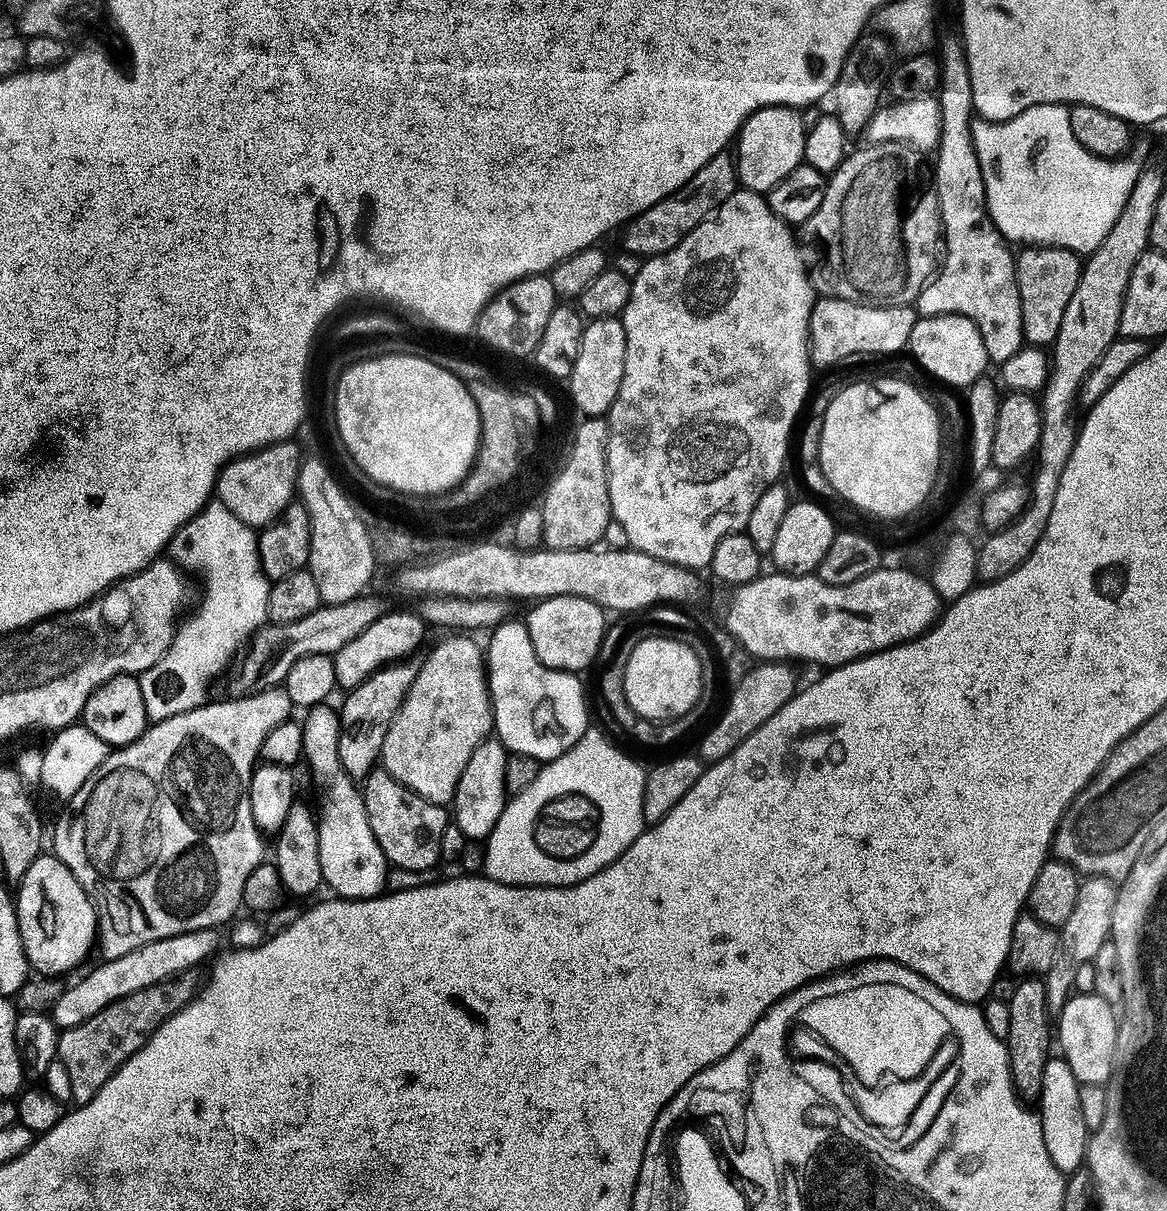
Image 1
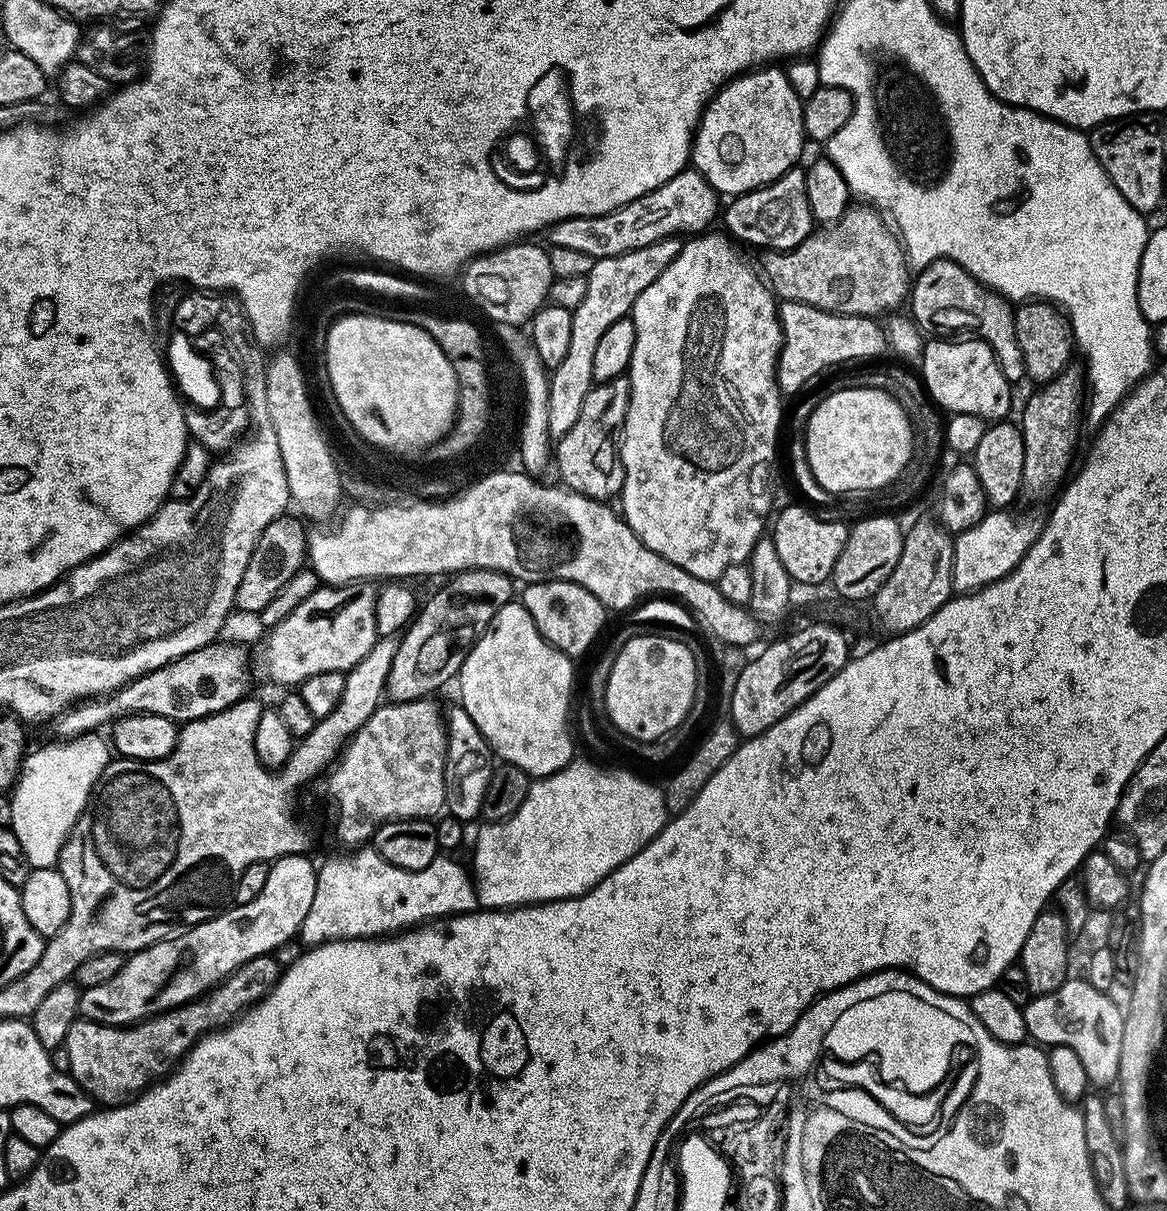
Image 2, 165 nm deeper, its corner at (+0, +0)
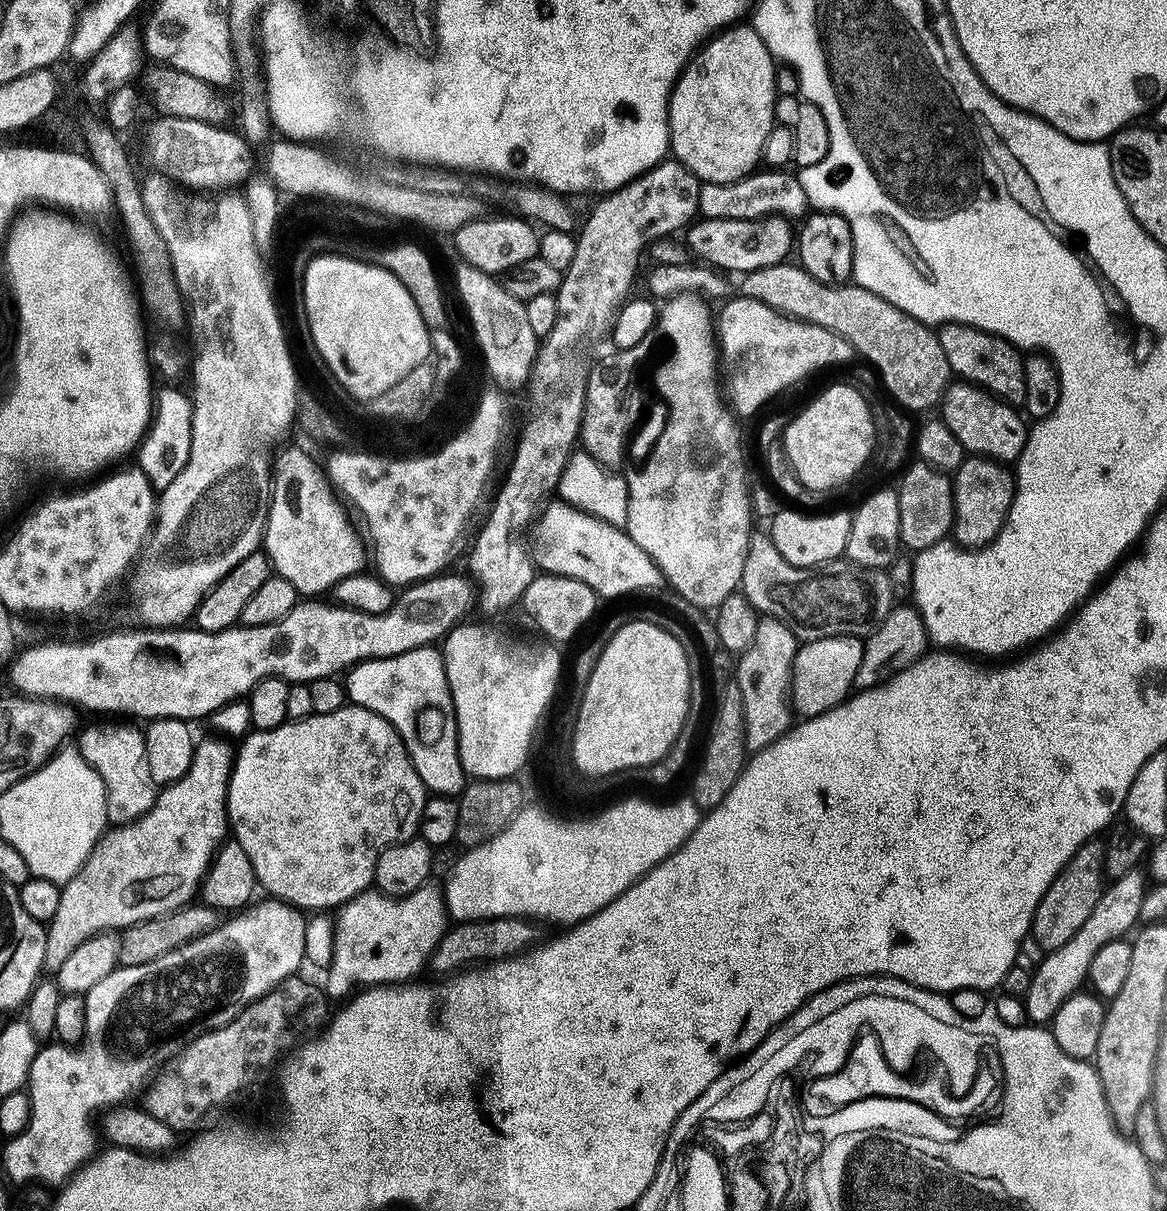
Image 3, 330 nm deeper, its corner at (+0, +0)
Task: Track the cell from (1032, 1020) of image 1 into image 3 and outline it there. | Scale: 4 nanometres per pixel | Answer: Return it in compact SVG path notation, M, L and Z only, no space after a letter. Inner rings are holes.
M1093 842L1082 846L1078 854L1058 874L1058 878L1050 886L1050 890L1042 898L1032 923L1031 939L1037 940L1044 947L1045 953L1057 952L1086 922L1090 914L1094 914L1094 906L1102 898L1106 887L1106 848L1100 842Z

